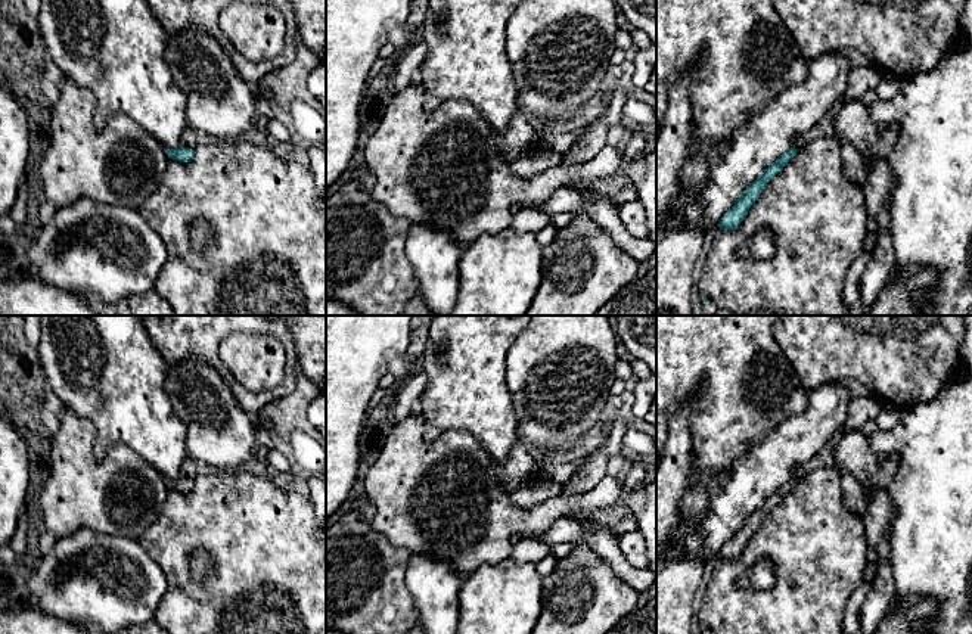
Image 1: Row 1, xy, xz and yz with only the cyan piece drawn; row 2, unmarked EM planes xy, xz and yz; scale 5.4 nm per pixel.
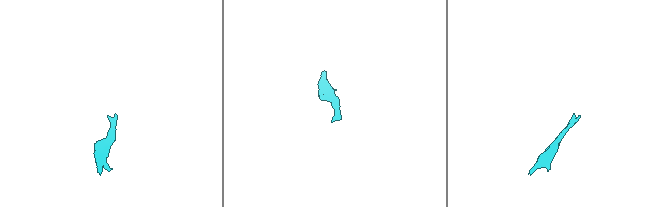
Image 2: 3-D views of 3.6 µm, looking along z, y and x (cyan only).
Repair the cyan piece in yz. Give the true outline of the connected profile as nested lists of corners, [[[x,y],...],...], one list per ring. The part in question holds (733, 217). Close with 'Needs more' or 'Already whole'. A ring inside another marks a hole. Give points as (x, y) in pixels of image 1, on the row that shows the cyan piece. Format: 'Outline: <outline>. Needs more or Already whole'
Outline: [[[836,100],[827,112],[808,131],[795,136],[792,147],[782,153],[764,173],[752,181],[746,190],[739,196],[735,205],[720,220],[720,230],[735,230],[746,217],[749,208],[755,203],[767,183],[779,174],[783,167],[807,144],[825,137],[835,137],[833,119],[844,105],[844,100]]]. Needs more

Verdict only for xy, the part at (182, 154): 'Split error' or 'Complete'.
Split error

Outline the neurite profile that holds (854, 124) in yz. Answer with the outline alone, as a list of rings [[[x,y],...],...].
[[[861,100],[842,105],[833,119],[835,137],[851,143],[863,156],[886,159],[898,142],[900,133],[889,122],[876,122],[870,106]]]

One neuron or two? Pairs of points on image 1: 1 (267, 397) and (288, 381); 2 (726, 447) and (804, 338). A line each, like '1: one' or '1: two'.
1: one
2: two

